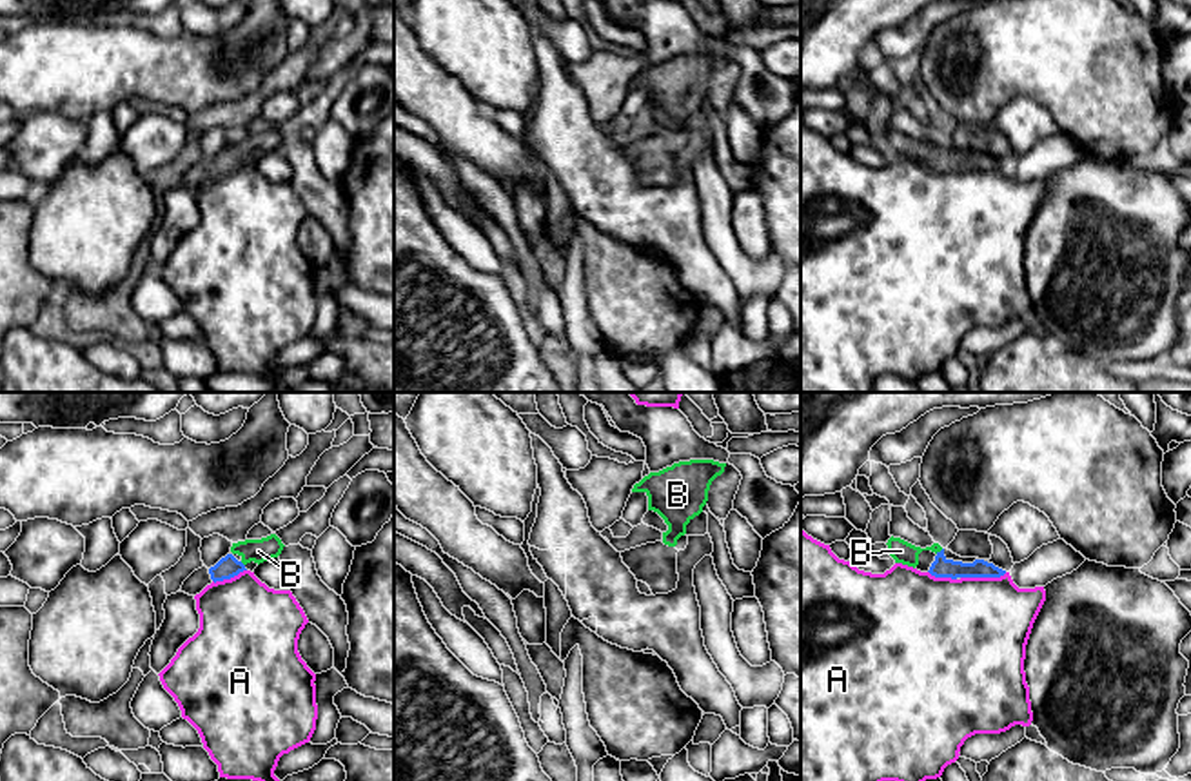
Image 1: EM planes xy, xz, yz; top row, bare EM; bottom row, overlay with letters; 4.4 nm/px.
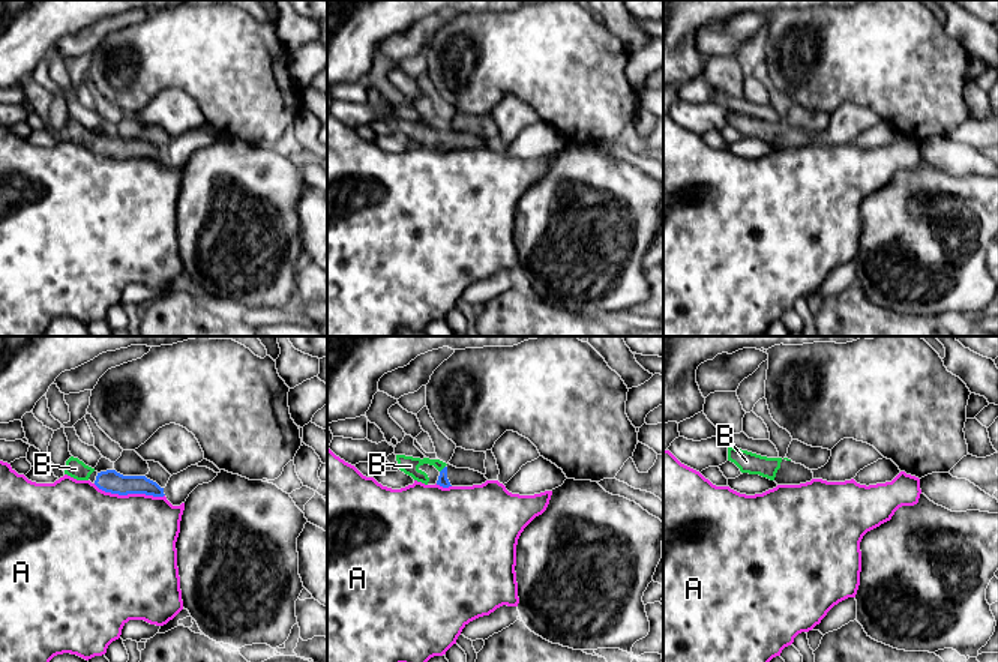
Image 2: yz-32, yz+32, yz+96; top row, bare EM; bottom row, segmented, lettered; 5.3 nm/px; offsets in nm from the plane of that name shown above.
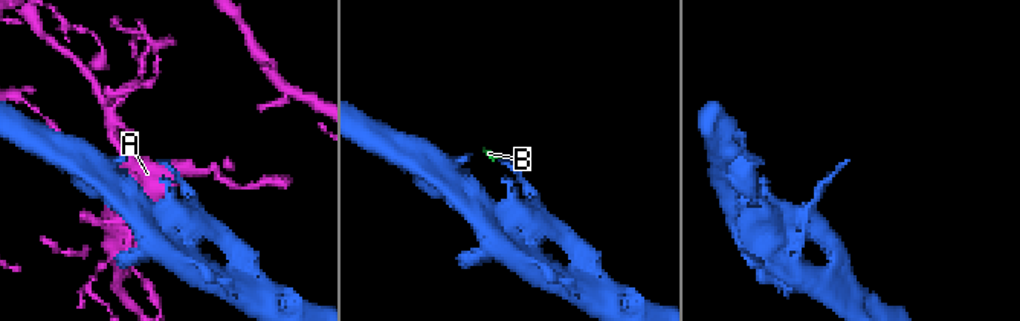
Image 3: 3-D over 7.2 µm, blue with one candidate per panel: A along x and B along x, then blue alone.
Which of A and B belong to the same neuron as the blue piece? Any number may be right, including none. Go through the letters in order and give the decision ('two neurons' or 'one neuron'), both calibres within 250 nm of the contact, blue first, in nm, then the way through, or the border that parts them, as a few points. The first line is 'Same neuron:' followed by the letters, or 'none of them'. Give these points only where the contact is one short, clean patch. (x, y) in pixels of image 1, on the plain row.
Same neuron: B
A: two neurons; calibres 90 and 480 nm
B: one neuron; calibres 90 and 100 nm; way yz (941, 160), (941, 144), (901, 144)

